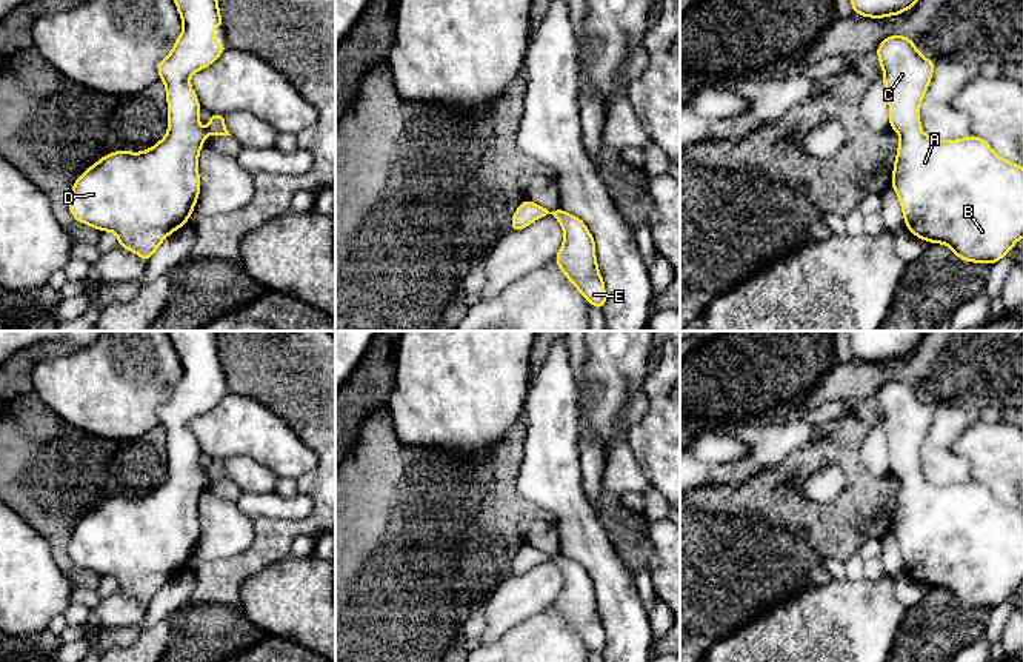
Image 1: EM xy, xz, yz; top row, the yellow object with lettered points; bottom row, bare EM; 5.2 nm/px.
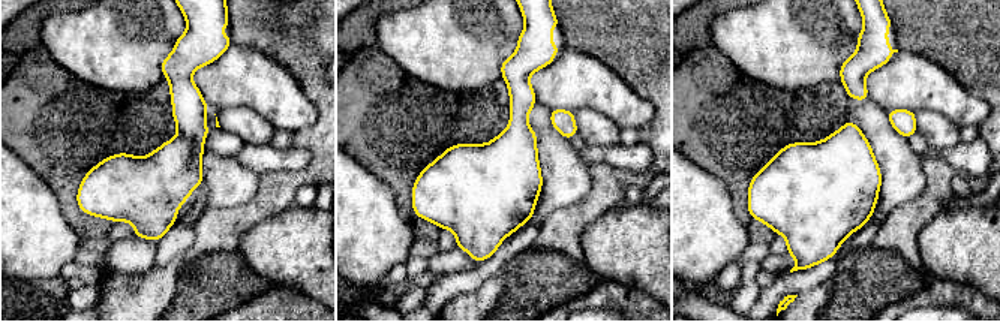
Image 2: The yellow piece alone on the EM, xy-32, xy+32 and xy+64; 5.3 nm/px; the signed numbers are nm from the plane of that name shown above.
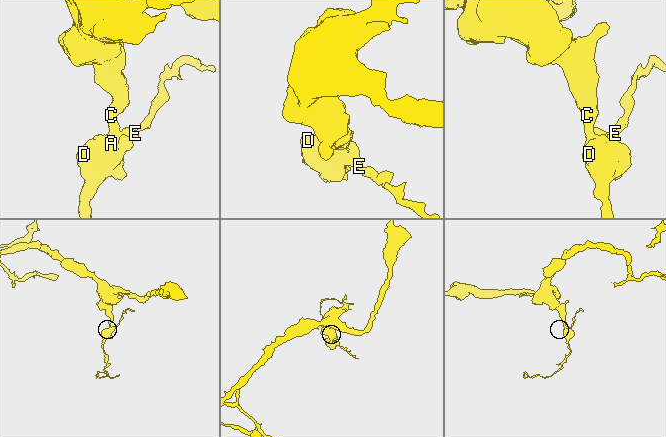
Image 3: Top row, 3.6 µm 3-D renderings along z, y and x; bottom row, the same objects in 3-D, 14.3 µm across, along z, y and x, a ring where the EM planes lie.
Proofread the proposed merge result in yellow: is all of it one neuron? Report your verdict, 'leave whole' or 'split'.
leave whole

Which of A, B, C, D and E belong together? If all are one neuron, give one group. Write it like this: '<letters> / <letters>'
A B C D E

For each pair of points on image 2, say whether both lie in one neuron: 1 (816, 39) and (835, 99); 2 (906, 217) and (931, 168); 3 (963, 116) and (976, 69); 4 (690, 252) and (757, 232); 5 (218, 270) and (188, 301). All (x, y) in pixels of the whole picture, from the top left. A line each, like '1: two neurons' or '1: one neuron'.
1: two neurons
2: one neuron
3: two neurons
4: two neurons
5: one neuron

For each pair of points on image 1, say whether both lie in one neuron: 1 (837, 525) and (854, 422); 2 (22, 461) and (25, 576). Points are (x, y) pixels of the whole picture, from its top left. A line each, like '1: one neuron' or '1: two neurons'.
1: one neuron
2: two neurons

